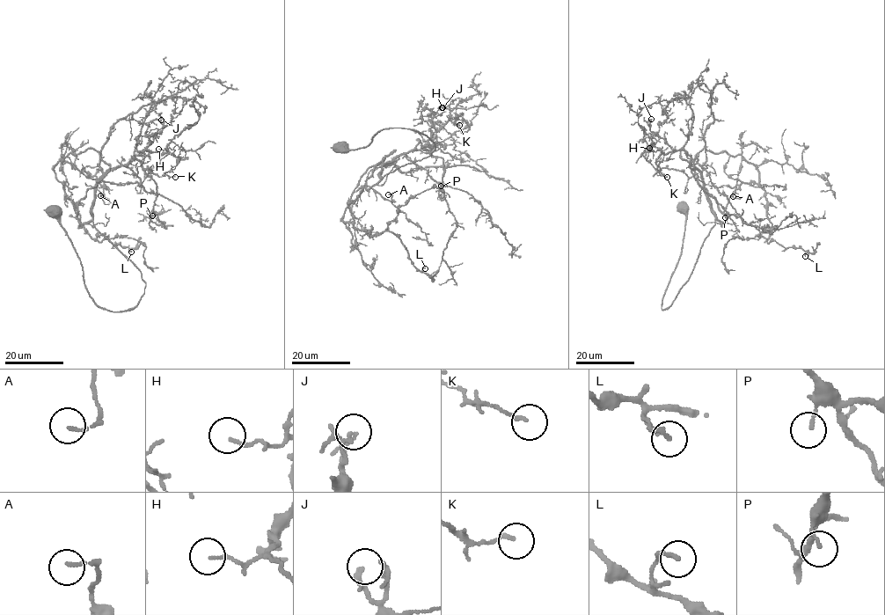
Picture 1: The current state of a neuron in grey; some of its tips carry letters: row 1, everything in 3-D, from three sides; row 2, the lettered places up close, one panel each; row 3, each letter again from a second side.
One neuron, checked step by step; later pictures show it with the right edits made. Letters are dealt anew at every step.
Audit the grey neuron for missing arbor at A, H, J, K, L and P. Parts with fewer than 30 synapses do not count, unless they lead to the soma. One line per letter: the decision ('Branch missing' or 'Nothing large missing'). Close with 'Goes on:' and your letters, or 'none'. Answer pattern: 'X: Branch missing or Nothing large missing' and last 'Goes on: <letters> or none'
A: Nothing large missing
H: Nothing large missing
J: Nothing large missing
K: Nothing large missing
L: Nothing large missing
P: Nothing large missing
Goes on: none

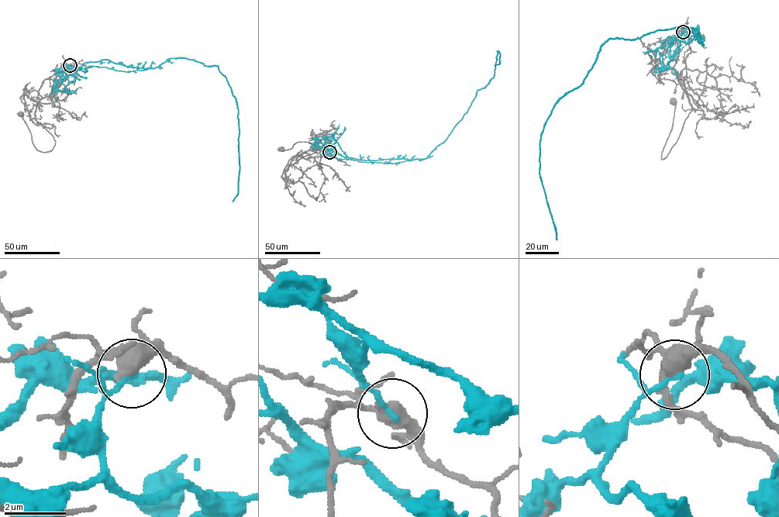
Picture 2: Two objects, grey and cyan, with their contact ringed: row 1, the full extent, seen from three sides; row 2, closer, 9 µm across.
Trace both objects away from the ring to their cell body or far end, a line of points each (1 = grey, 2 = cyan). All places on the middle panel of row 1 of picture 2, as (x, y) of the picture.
1: (329, 152), (305, 159), (298, 155), (297, 160), (317, 147), (301, 141), (291, 149), (281, 149)
2: (329, 152), (366, 160), (425, 159), (462, 118), (477, 91), (493, 77), (498, 51), (500, 62), (494, 65)

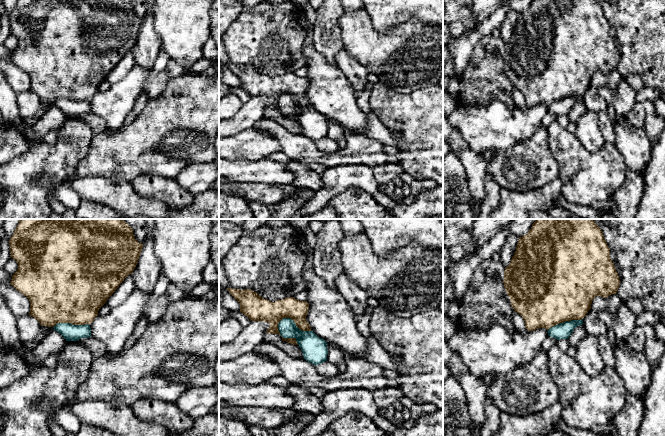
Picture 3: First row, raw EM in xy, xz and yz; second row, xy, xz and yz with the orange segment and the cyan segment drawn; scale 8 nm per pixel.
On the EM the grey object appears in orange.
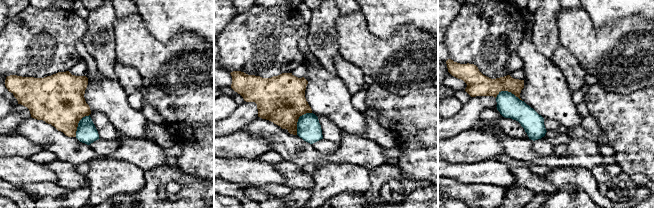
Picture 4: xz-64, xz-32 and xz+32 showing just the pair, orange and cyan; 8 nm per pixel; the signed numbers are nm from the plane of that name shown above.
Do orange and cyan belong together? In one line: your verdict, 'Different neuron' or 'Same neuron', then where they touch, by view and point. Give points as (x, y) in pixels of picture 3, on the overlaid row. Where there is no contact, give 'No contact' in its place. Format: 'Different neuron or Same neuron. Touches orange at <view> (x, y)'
Different neuron. Touches orange at xz (295, 323)

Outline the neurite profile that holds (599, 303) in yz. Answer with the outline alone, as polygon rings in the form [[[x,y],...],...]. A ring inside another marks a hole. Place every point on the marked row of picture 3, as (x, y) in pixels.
[[[596,296],[591,304],[591,309],[595,310],[607,310],[608,301],[606,298],[601,296]]]

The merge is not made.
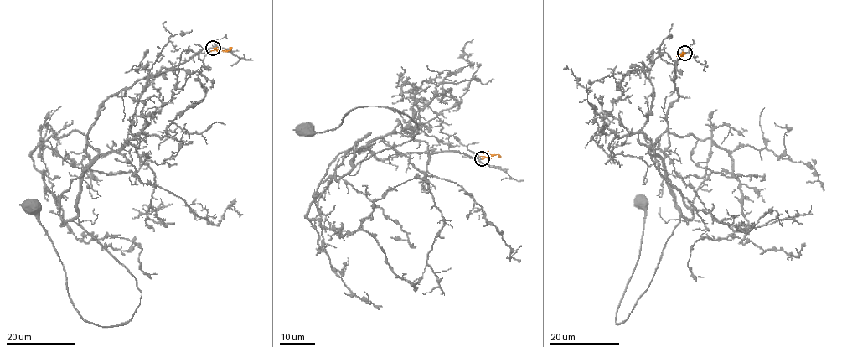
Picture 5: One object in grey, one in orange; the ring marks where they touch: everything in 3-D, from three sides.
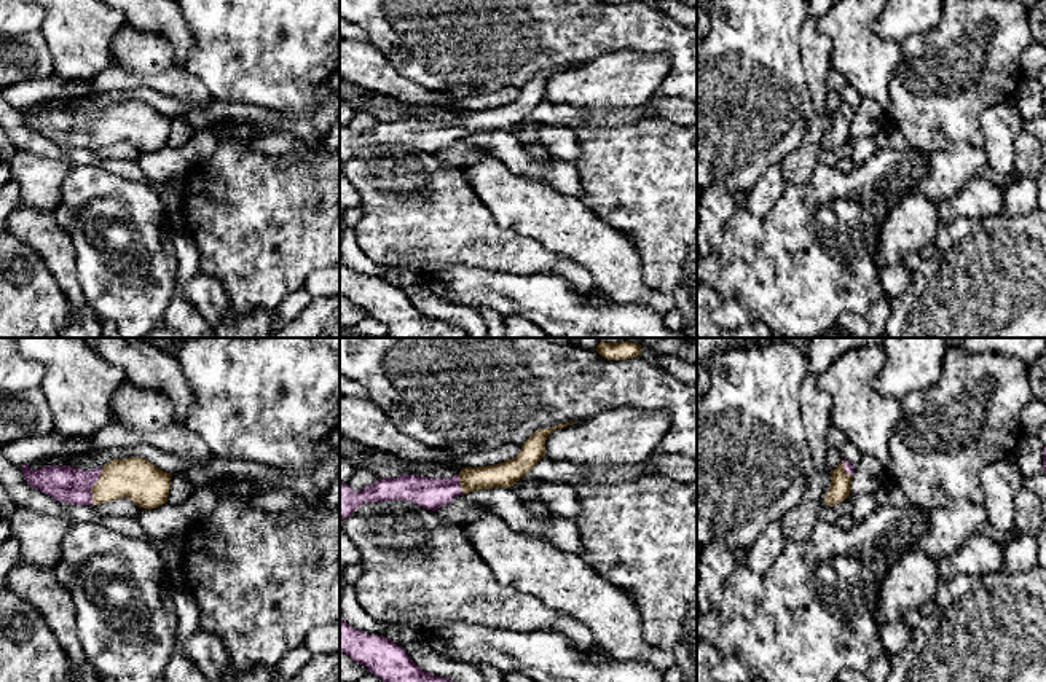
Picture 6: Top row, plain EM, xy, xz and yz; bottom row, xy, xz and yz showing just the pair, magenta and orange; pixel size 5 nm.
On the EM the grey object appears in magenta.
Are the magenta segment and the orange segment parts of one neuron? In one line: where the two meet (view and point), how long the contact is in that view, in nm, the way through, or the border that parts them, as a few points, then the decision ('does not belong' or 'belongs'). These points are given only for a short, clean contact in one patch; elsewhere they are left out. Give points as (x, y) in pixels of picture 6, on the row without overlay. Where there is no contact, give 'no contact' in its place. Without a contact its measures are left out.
meets magenta in xy at (93, 128); contact 200 nm long; runs through xy (62, 126), (93, 128), (136, 121); belongs

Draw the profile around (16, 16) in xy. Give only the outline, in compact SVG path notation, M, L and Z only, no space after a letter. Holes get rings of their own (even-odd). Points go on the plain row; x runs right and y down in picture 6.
M0 0L0 35L22 35L40 30L45 8L27 0Z

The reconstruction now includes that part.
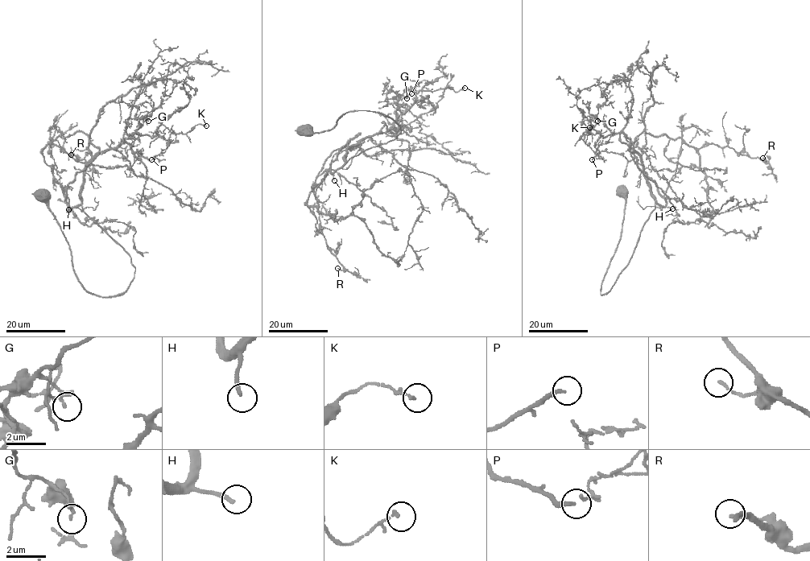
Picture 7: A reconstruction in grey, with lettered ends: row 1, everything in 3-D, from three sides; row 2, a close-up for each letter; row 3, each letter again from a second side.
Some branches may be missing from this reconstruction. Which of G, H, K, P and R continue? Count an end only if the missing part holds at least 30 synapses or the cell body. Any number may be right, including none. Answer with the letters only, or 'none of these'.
H, P

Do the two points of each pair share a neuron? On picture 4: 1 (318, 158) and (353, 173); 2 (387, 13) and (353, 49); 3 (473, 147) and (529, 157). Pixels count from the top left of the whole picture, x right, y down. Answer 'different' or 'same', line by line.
1: different
2: different
3: different

